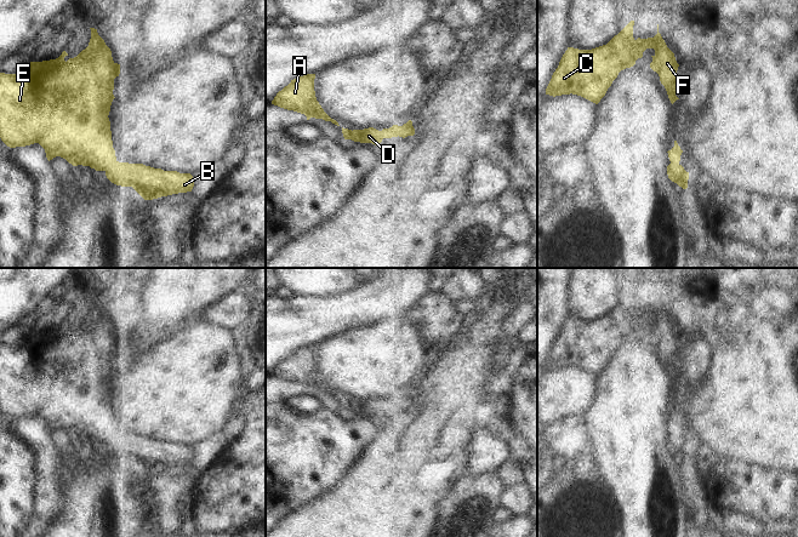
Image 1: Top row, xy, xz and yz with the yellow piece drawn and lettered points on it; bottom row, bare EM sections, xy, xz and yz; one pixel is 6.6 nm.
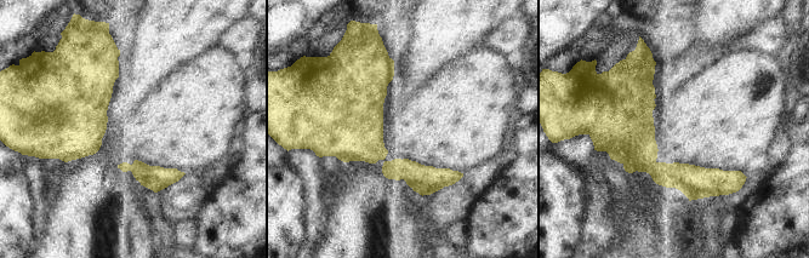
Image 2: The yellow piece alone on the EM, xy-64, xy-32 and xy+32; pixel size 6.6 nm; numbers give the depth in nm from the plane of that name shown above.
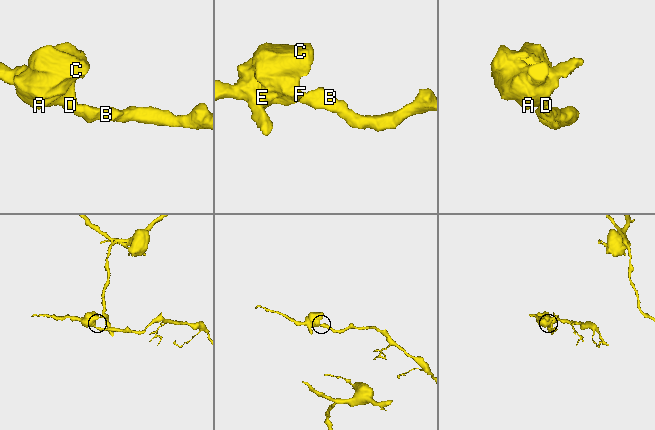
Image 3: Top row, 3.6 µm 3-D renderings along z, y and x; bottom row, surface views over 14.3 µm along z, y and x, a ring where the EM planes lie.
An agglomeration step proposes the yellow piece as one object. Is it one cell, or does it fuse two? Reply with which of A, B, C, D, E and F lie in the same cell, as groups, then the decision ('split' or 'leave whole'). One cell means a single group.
A B C D E F | leave whole

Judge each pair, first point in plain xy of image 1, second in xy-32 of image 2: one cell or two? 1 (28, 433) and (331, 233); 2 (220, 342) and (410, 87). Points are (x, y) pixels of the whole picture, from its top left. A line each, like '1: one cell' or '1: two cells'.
1: two cells
2: two cells

